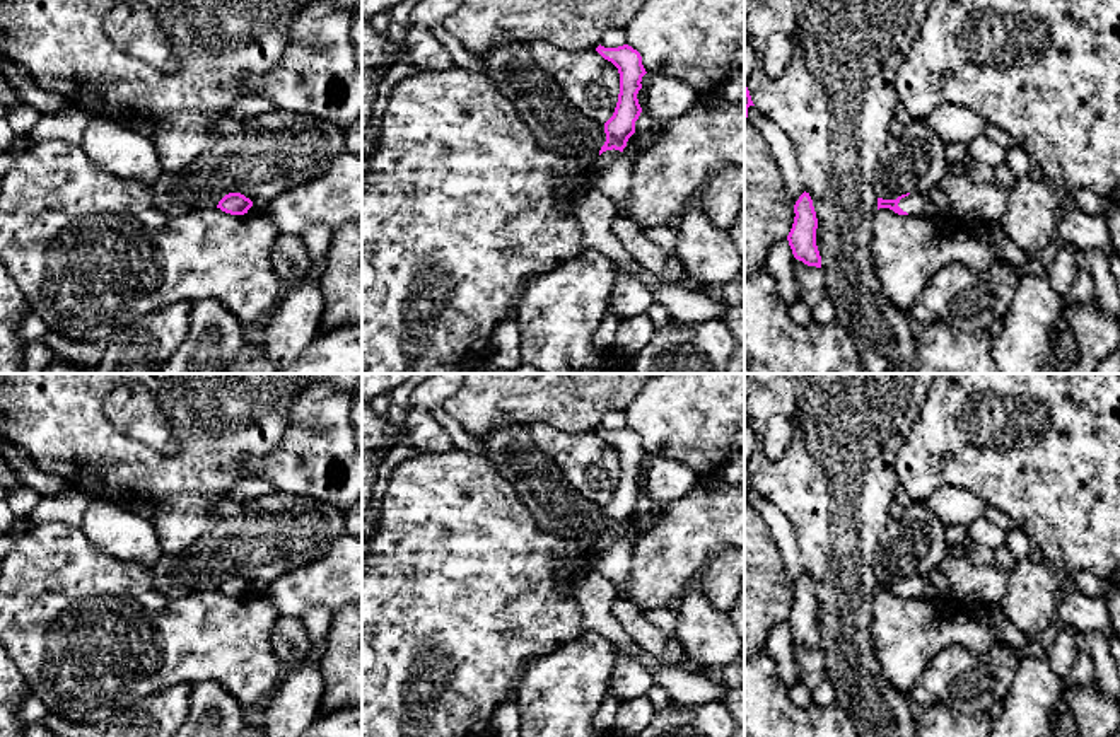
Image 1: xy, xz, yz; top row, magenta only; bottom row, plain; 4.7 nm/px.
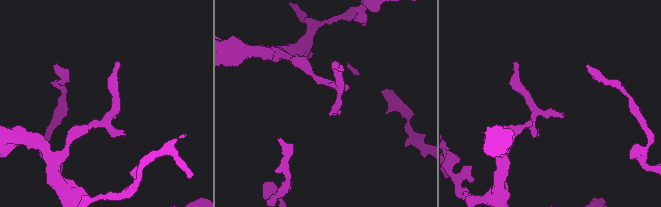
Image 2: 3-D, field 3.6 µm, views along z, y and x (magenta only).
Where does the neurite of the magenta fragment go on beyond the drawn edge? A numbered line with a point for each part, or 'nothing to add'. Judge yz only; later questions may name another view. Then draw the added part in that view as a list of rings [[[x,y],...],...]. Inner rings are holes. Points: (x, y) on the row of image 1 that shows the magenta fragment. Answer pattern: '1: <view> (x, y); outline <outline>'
1: yz (933, 203); outline [[[937,186],[927,193],[910,193],[900,200],[898,206],[908,215],[954,217],[948,196]]]

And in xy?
nothing to add

